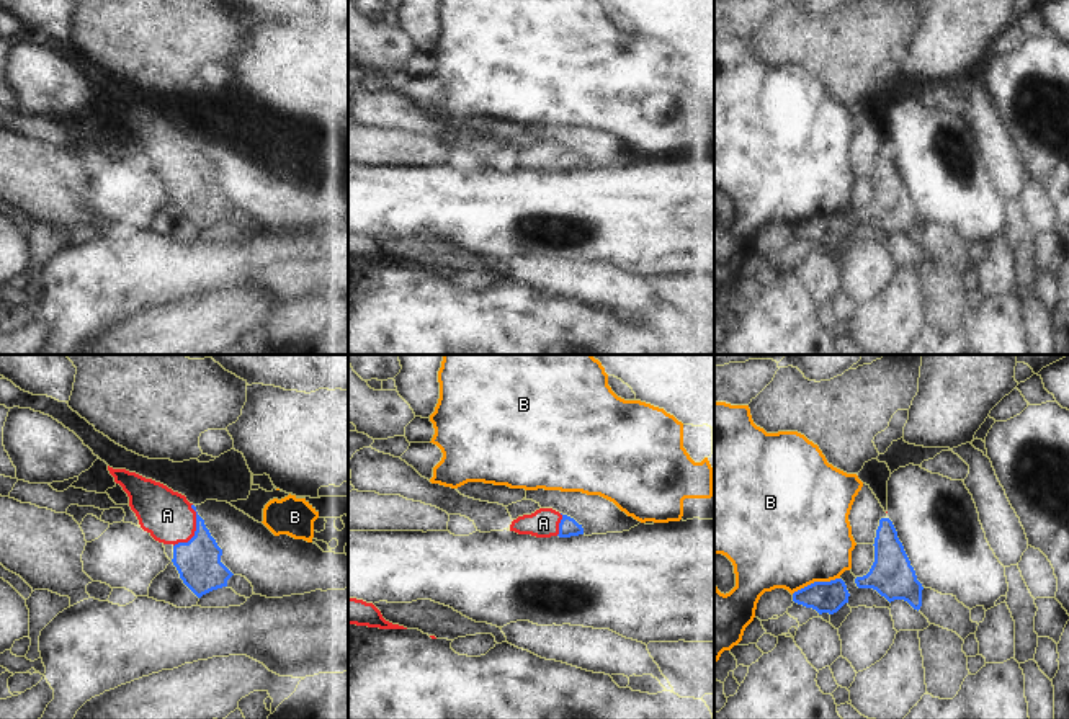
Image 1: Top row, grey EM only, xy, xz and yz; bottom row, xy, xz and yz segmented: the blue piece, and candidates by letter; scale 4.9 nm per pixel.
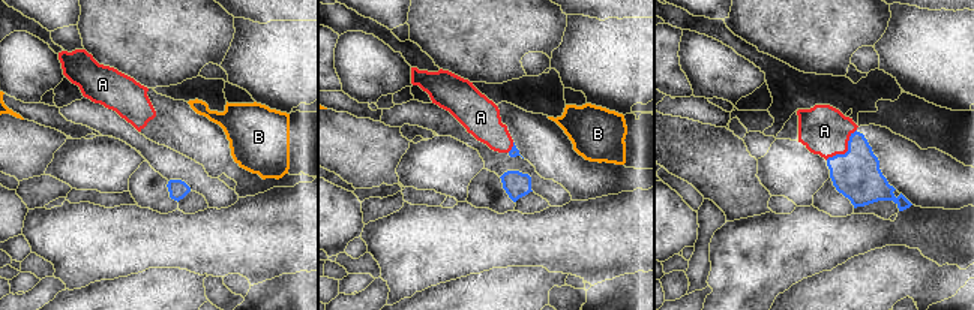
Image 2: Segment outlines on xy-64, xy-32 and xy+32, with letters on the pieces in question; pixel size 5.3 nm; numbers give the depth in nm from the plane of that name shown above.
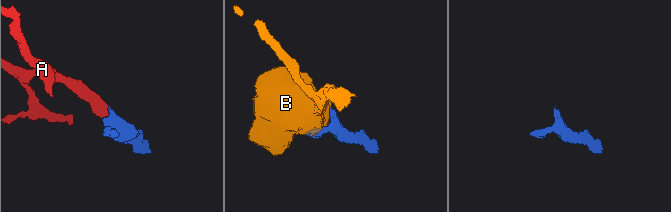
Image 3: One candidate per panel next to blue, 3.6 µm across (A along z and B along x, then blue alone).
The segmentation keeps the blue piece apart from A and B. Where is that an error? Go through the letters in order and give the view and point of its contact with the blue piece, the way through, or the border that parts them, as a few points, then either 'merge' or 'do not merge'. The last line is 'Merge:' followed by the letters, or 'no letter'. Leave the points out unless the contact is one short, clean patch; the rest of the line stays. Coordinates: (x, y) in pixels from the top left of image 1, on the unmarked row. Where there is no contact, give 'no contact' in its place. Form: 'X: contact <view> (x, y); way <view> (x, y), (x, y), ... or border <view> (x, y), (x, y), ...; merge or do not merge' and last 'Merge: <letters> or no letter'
A: contact xy (196, 164); way xy (198, 195), (196, 164), (185, 164), (167, 149); merge
B: contact yz (814, 216); border yz (839, 211), (814, 214), (791, 227); do not merge
Merge: A

